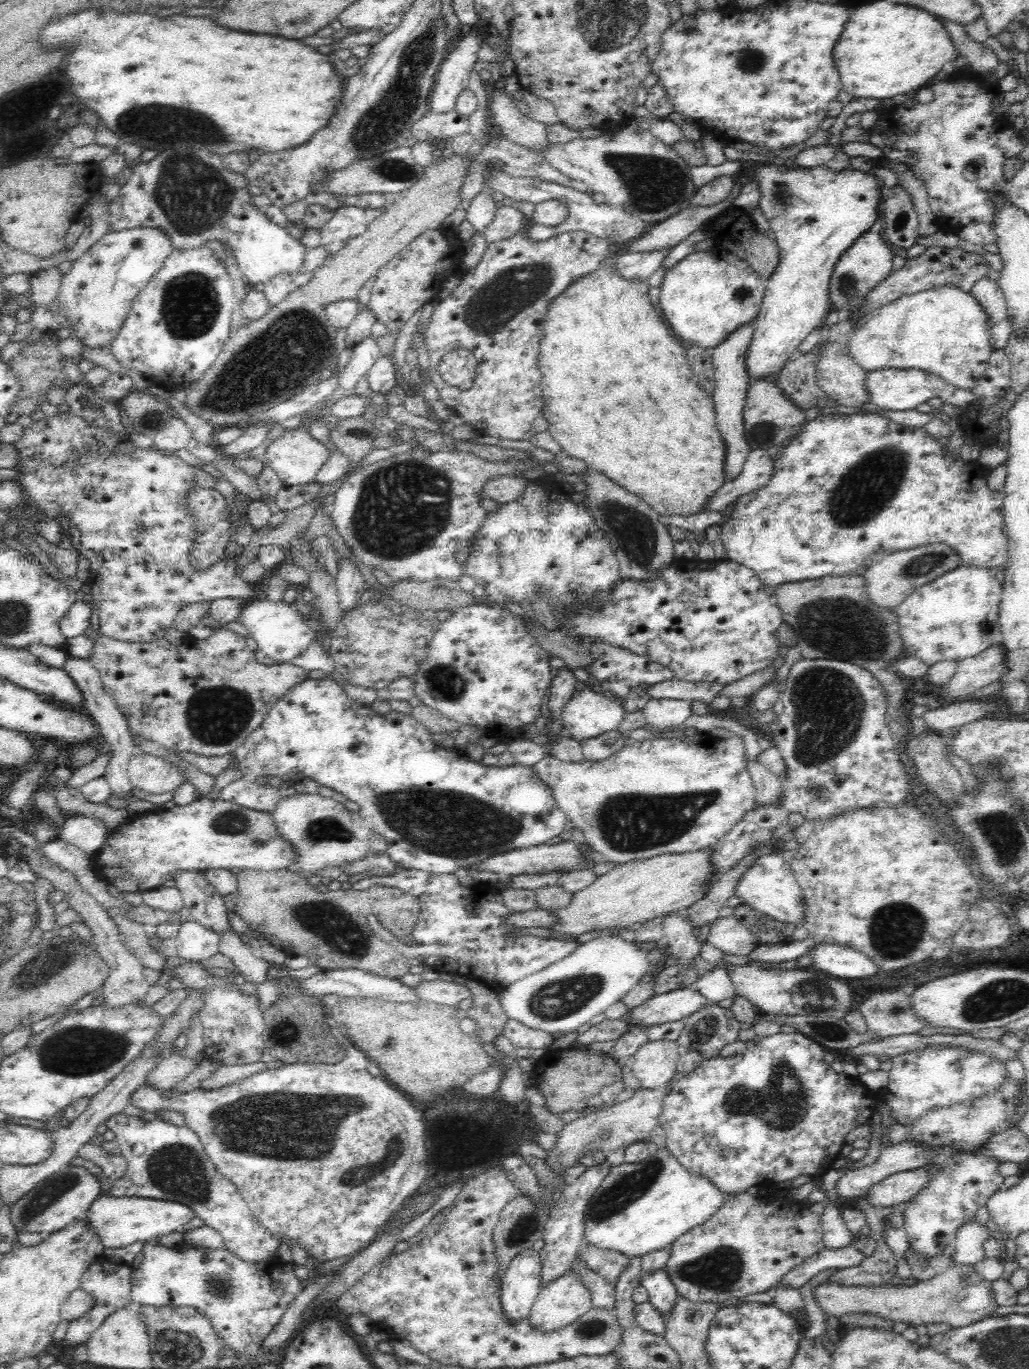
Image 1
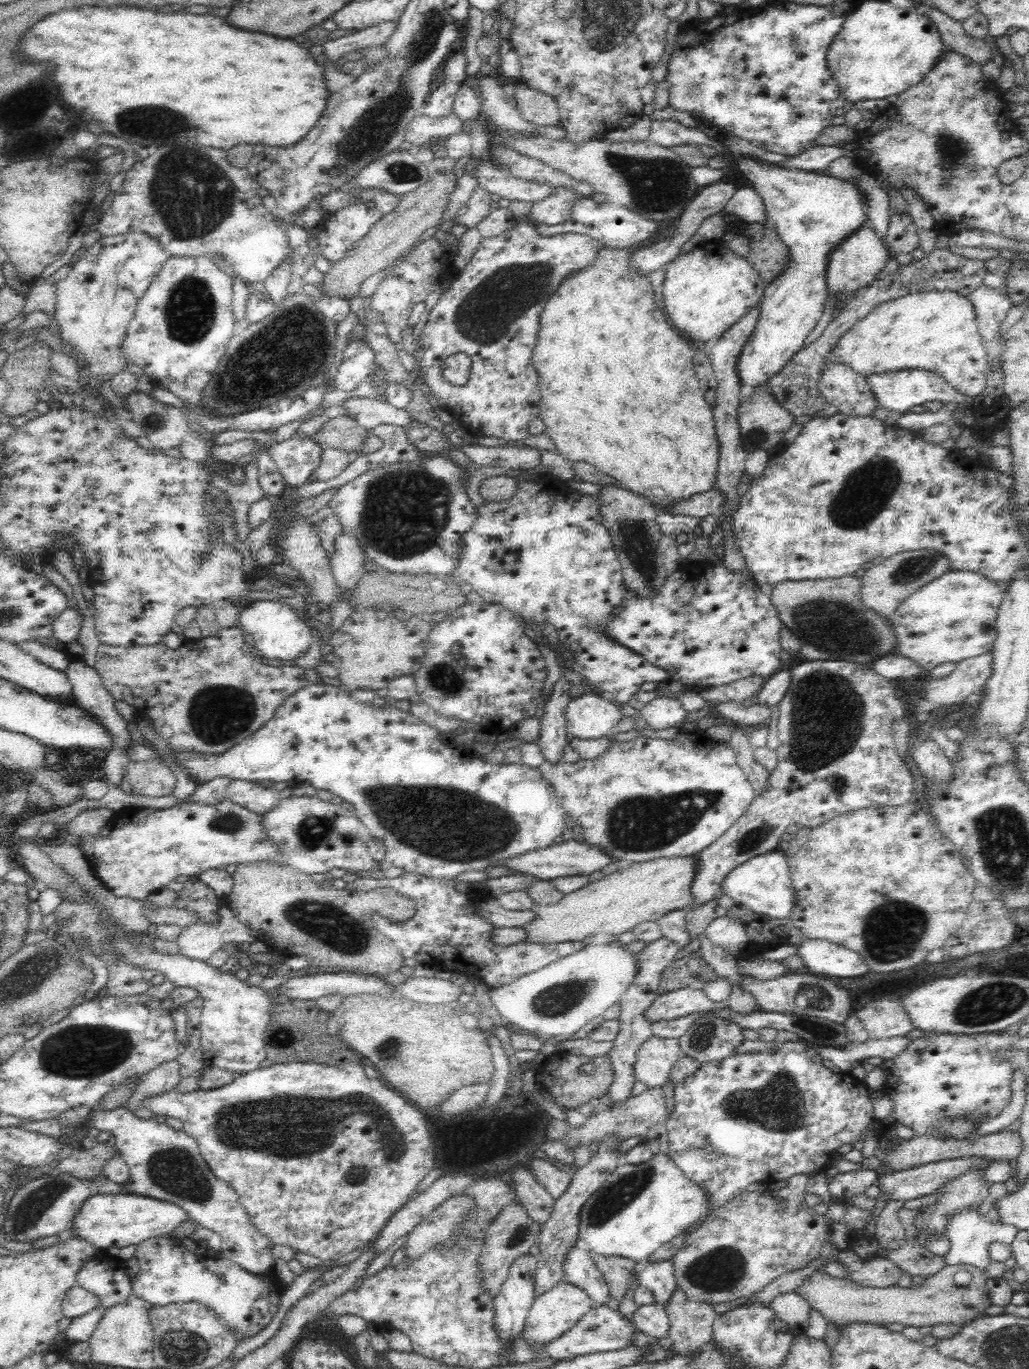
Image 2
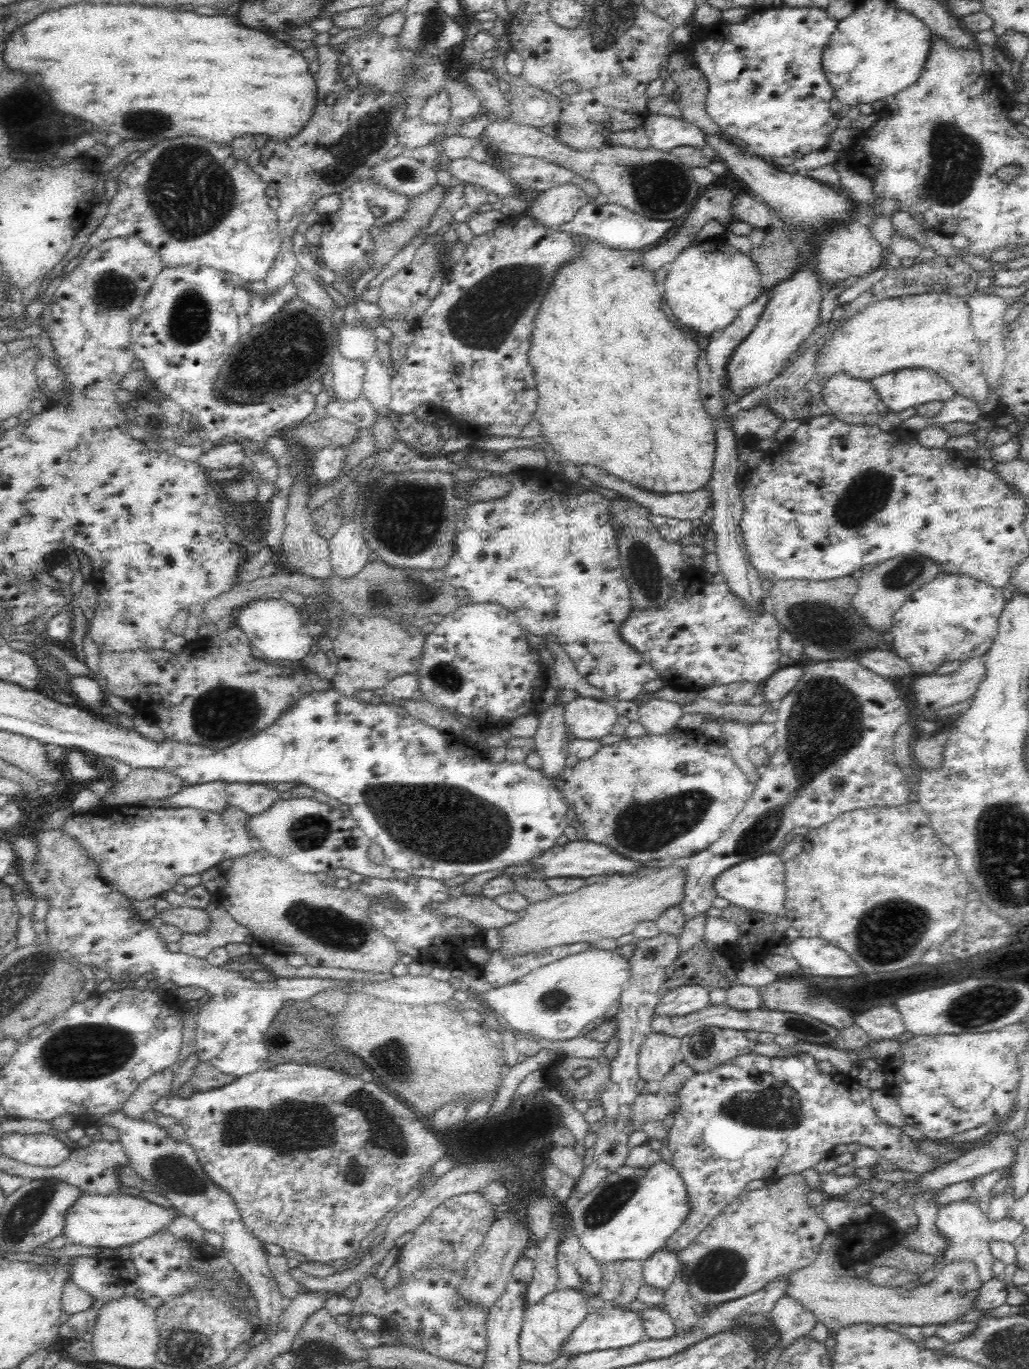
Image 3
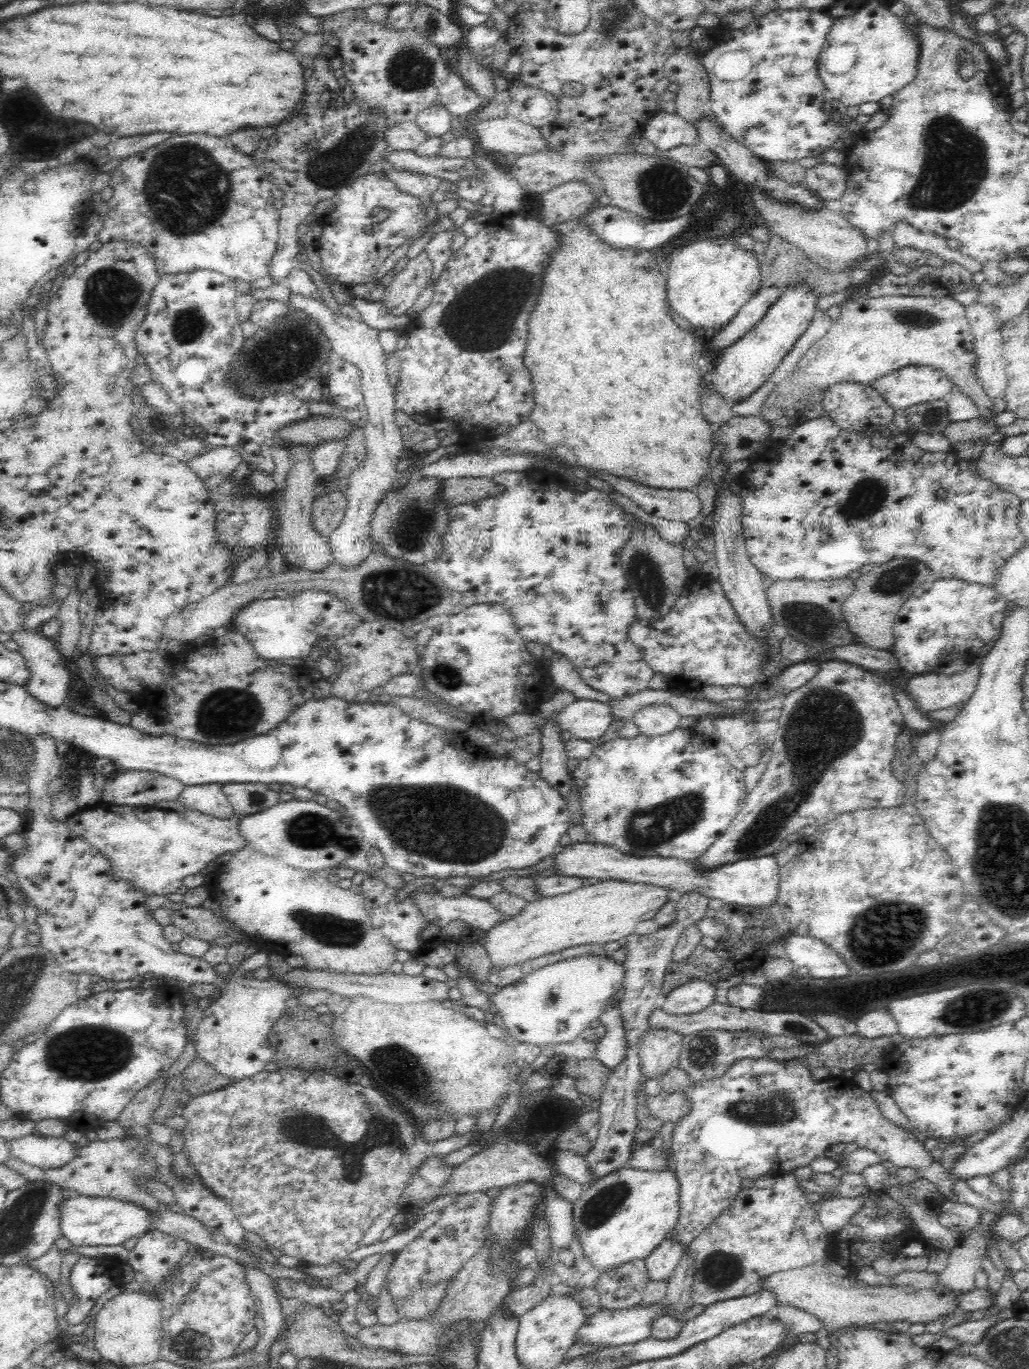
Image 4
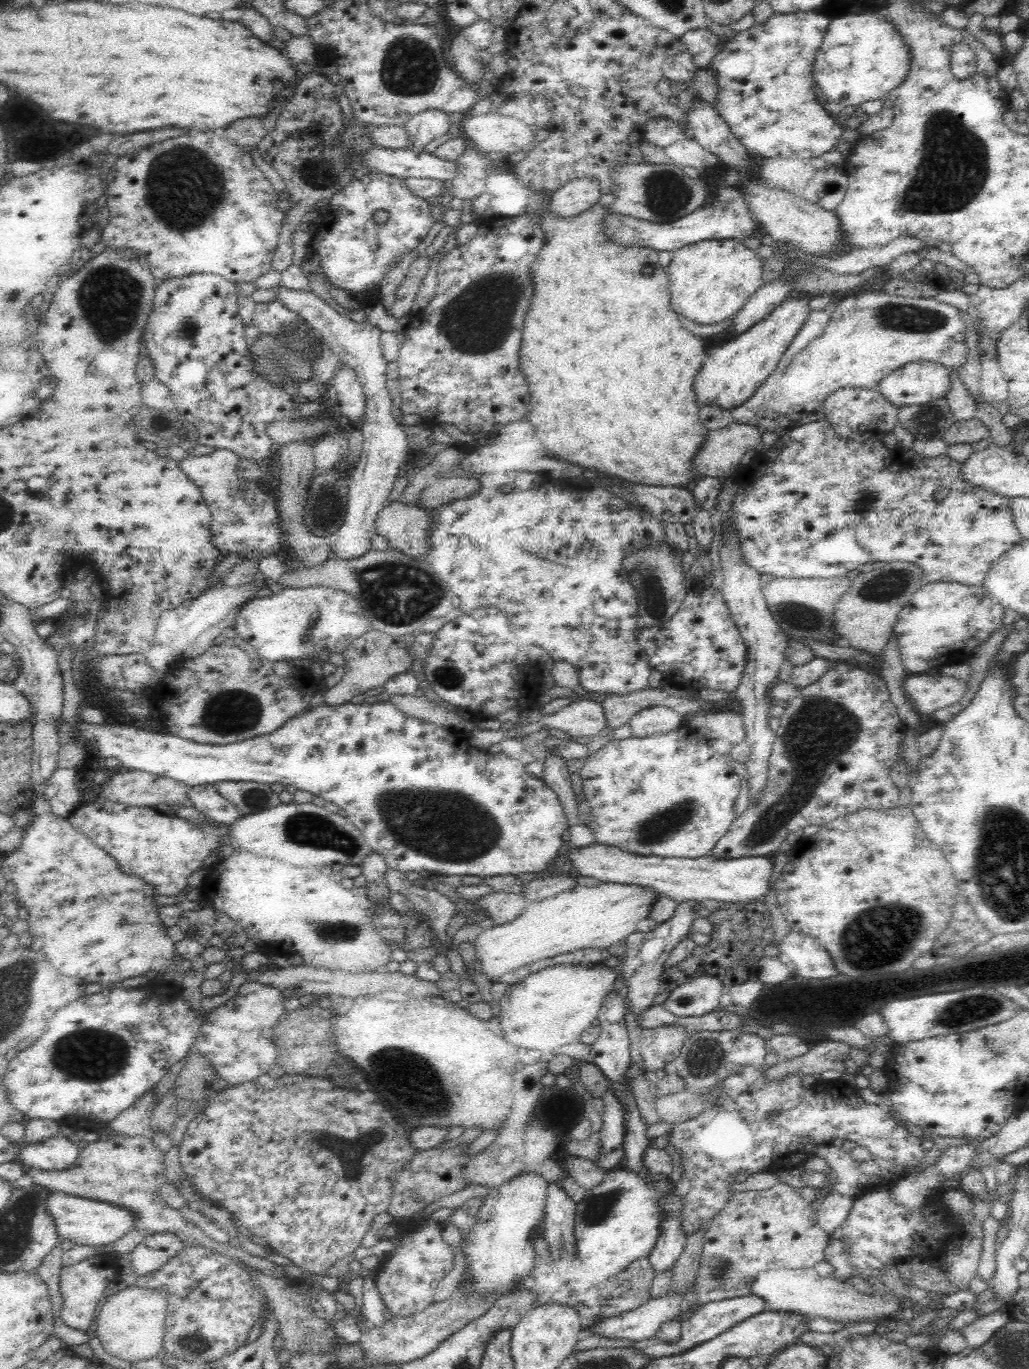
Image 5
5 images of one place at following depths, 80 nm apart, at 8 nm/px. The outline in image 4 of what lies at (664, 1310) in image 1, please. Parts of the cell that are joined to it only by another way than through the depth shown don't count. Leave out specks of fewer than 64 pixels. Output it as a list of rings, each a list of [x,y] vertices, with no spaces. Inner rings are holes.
[[[671,1233],[645,1259],[651,1280],[667,1280],[679,1264],[686,1244],[673,1239]]]

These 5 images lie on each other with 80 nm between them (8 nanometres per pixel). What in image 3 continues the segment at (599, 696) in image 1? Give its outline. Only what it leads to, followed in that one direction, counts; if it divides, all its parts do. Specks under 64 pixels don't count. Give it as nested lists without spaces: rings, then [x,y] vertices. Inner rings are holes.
[[[578,697],[565,706],[563,718],[569,738],[598,741],[610,734],[618,716],[606,703]]]

